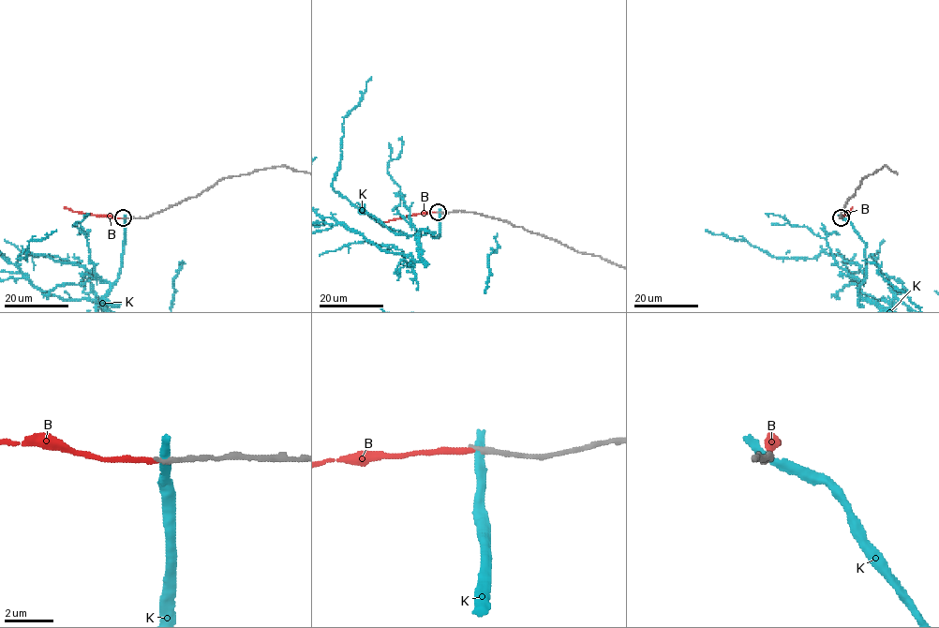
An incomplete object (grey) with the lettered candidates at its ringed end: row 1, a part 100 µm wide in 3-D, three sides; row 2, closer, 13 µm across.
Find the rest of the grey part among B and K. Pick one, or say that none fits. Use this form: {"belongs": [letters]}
{"belongs": ["B"]}

